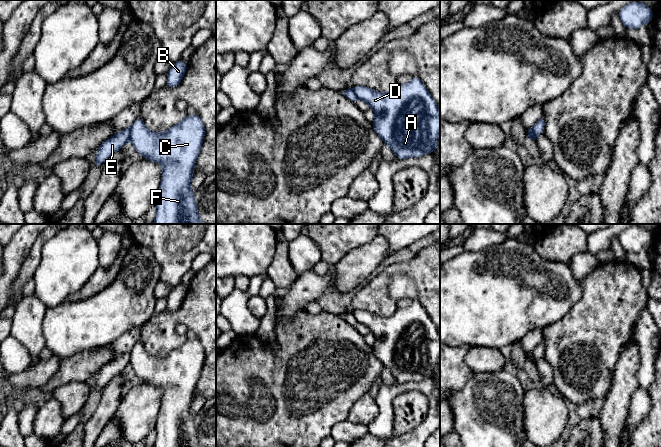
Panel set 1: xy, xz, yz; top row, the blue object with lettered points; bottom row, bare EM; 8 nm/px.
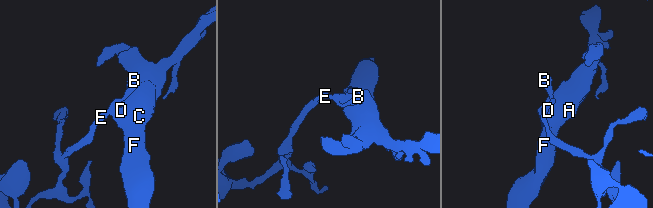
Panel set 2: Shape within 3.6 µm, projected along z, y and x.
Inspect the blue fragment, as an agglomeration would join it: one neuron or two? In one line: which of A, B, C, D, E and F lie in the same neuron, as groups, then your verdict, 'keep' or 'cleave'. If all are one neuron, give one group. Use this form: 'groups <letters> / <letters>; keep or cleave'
groups A C D F / B E; cleave

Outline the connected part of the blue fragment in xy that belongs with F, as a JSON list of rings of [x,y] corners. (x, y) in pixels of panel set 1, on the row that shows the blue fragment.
[[[198,114],[186,115],[164,133],[150,131],[139,117],[133,123],[130,142],[136,151],[163,166],[153,224],[205,224],[199,218],[190,188],[204,135]]]

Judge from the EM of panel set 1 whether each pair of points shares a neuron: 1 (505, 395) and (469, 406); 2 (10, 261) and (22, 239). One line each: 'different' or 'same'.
1: same
2: same

